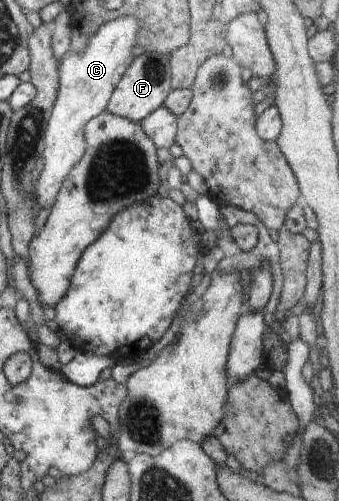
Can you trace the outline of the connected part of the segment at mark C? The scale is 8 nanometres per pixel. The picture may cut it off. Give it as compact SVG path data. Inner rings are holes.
M118 18L105 23L83 44L83 52L68 52L59 64L59 92L45 129L41 158L44 168L37 173L35 198L39 209L51 209L60 188L73 167L85 152L83 136L86 124L105 111L114 88L132 63L131 50L135 46L141 23L138 18Z

